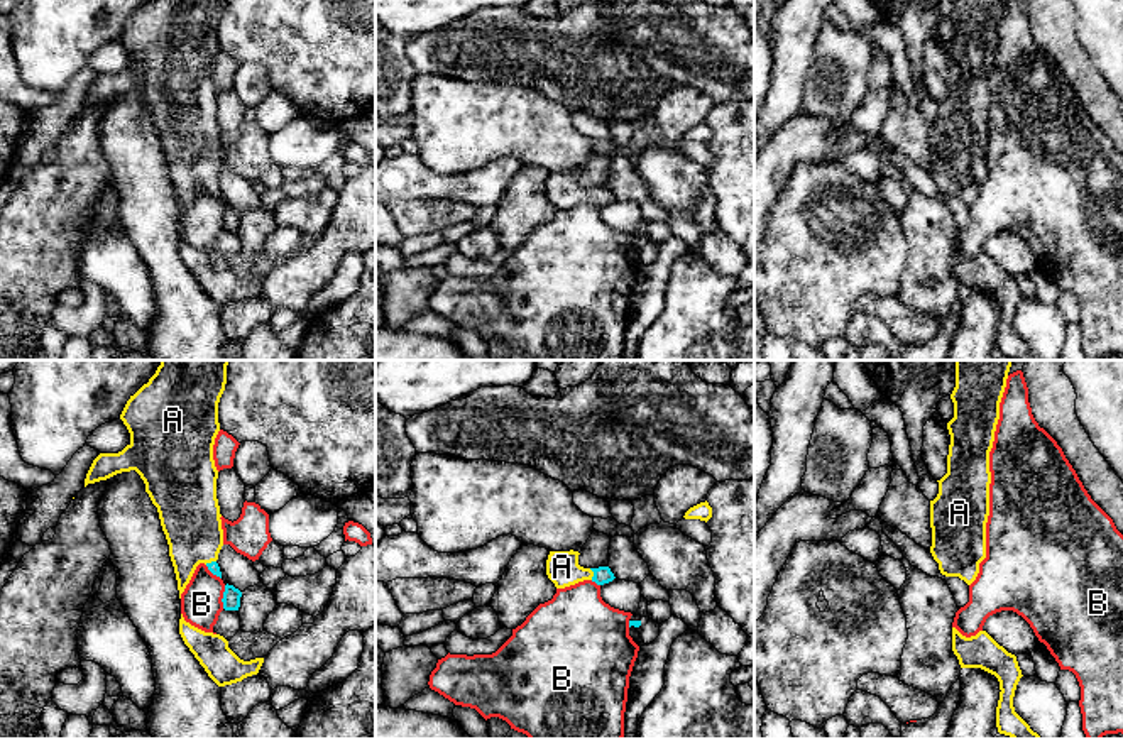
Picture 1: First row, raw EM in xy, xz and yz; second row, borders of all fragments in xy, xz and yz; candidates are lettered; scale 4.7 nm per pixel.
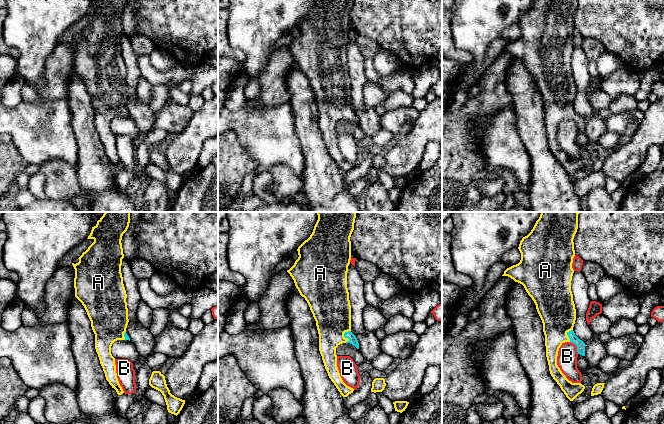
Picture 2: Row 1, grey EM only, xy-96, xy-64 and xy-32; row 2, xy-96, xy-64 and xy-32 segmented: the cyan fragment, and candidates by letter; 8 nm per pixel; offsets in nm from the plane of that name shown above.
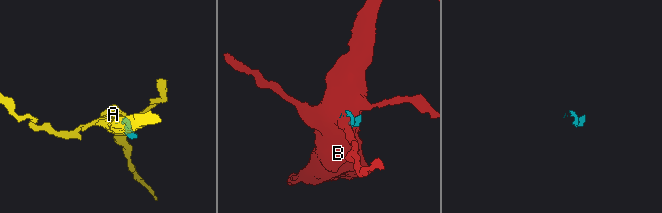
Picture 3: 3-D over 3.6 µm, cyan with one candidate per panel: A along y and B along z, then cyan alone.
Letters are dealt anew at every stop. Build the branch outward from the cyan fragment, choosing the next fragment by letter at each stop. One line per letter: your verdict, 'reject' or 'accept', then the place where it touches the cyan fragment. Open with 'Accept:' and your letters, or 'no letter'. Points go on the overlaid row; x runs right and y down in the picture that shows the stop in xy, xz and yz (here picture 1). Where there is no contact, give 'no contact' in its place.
Accept: A
A: accept; meets cyan in xz at (594, 574)
B: reject; meets cyan in xy at (224, 597)

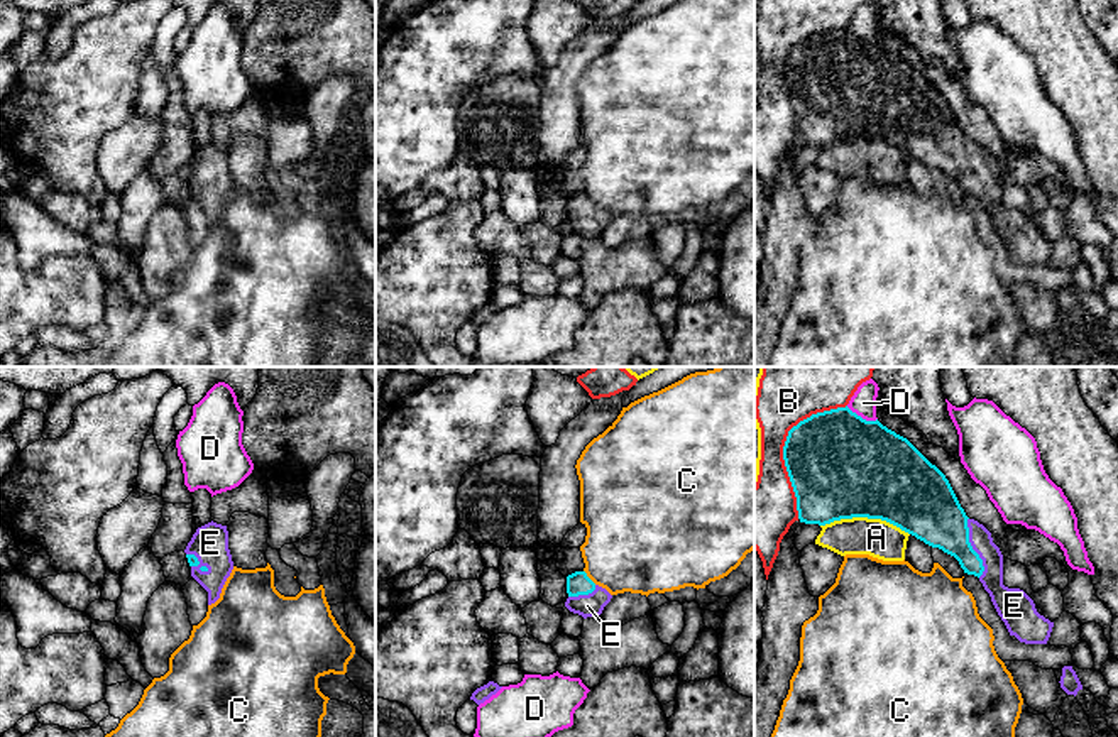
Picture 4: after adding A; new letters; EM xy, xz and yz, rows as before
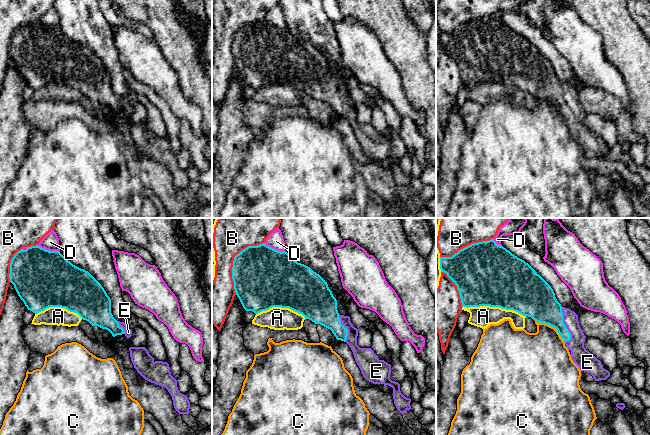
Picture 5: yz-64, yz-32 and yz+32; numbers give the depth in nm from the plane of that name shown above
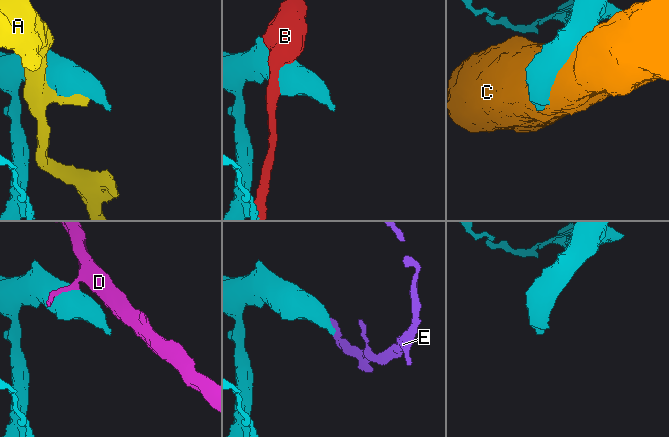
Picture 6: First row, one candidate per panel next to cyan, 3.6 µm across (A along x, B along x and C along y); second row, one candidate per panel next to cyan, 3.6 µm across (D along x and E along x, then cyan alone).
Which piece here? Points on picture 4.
Accept: E
A: reject; meets cyan in yz at (865, 516)
B: reject; meets cyan in yz at (783, 447)
C: reject; meets cyan in xz at (587, 577)
D: reject; meets cyan in yz at (860, 416)
E: accept; meets cyan in yz at (971, 548)

